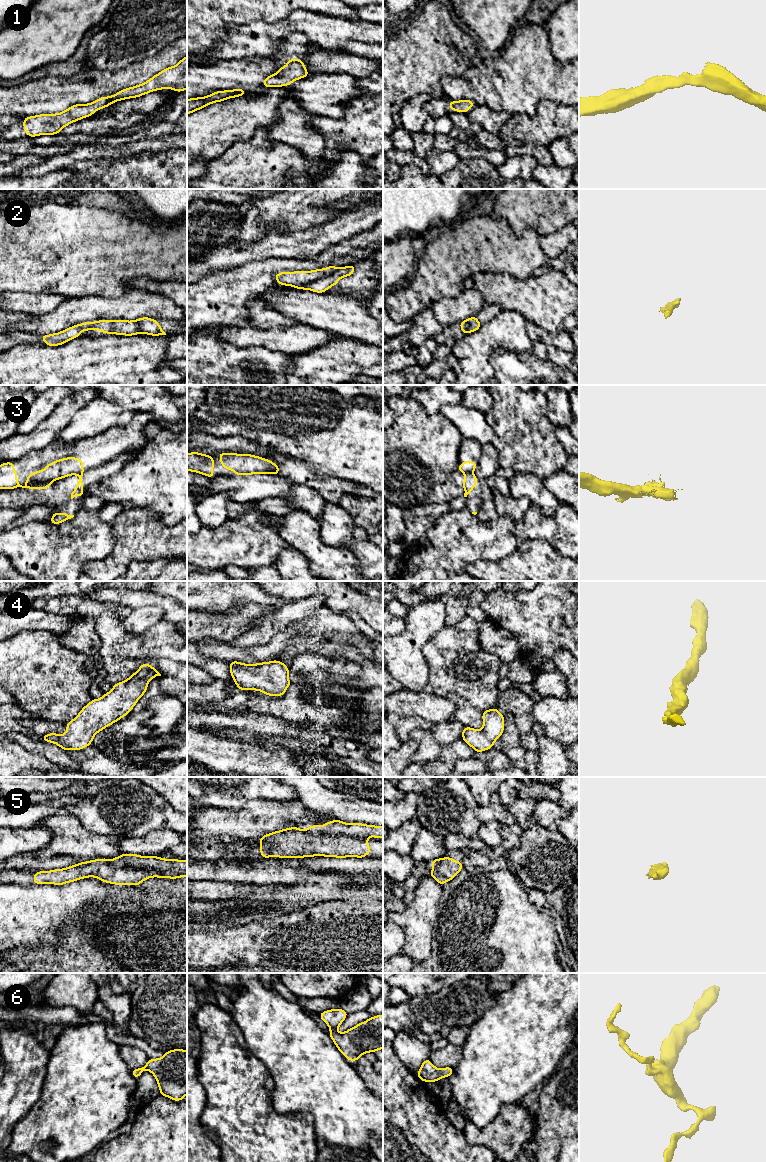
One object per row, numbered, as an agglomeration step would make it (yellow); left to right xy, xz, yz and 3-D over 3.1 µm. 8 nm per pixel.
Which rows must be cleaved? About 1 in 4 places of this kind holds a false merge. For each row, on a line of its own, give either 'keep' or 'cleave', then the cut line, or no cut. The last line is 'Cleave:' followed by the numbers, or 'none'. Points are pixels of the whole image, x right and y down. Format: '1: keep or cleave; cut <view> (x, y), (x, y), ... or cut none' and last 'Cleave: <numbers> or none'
1: keep; cut none
2: cleave; cut xz (338, 268), (327, 275), (295, 286)
3: cleave; cut yz (470, 472), (465, 474)
4: keep; cut none
5: cleave; cut xz (305, 831), (311, 834), (340, 834), (366, 838)
6: keep; cut none
Cleave: 2, 3, 5

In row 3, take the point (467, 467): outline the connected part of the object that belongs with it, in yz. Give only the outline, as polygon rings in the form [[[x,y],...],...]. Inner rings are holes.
[[[465,460],[463,464],[458,465],[458,470],[464,474],[473,472],[478,463],[471,462],[470,460]]]

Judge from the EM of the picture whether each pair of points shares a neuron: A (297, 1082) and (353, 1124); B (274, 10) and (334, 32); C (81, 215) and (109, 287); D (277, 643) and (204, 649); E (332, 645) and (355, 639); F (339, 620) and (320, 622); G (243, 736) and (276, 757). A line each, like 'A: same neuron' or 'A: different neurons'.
A: same neuron
B: different neurons
C: same neuron
D: same neuron
E: different neurons
F: same neuron
G: different neurons

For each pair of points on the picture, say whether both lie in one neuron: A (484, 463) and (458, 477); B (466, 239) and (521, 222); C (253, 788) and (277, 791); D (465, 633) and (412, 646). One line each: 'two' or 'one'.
A: two
B: two
C: one
D: two

